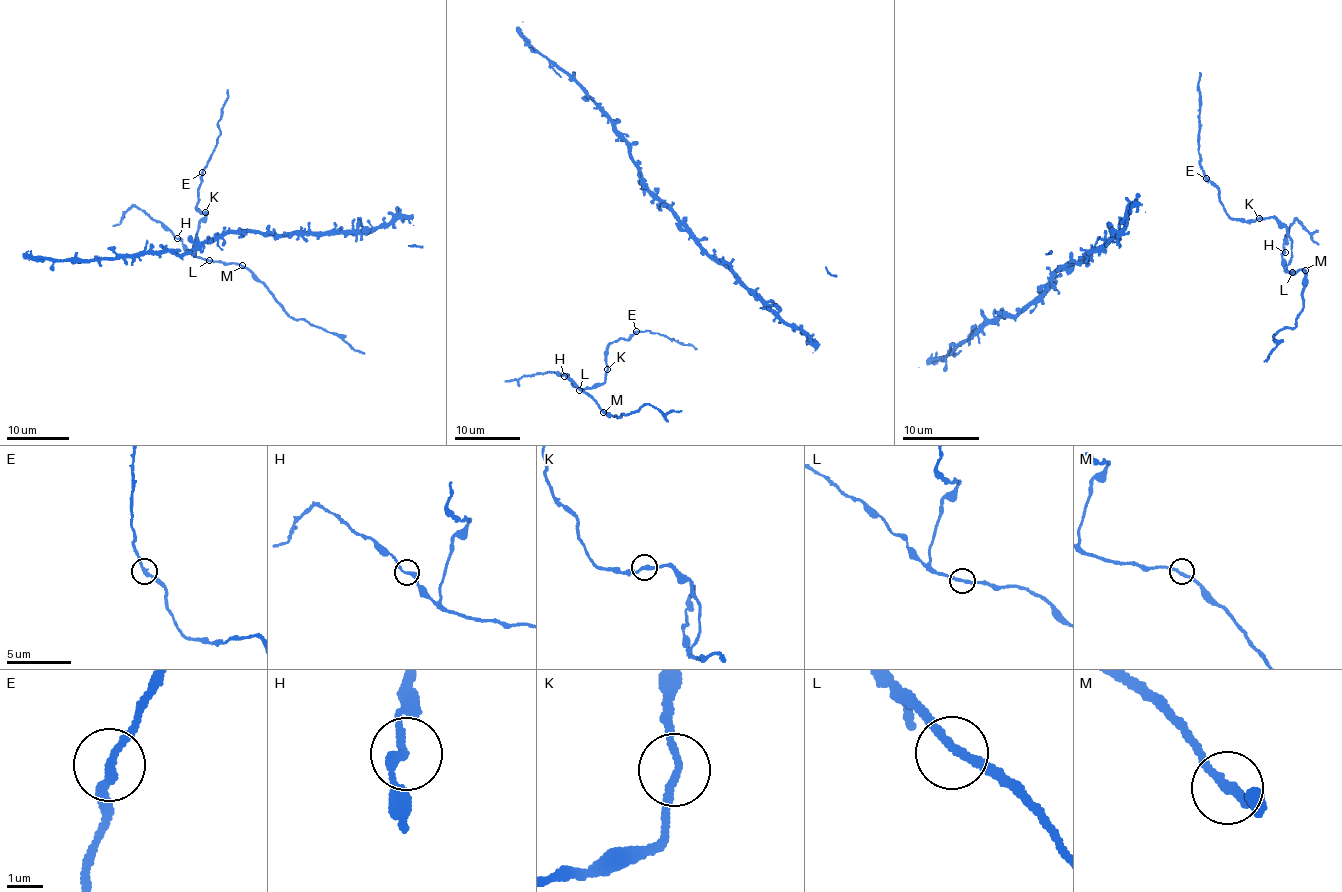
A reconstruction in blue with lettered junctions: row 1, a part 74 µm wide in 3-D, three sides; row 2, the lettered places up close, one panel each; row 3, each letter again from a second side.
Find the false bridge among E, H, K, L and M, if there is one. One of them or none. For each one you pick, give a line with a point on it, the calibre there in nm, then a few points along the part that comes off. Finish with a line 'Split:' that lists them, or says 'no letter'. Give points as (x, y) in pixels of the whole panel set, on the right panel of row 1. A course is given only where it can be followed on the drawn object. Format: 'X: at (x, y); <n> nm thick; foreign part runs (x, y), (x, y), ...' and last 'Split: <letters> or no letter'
Split: no letter

